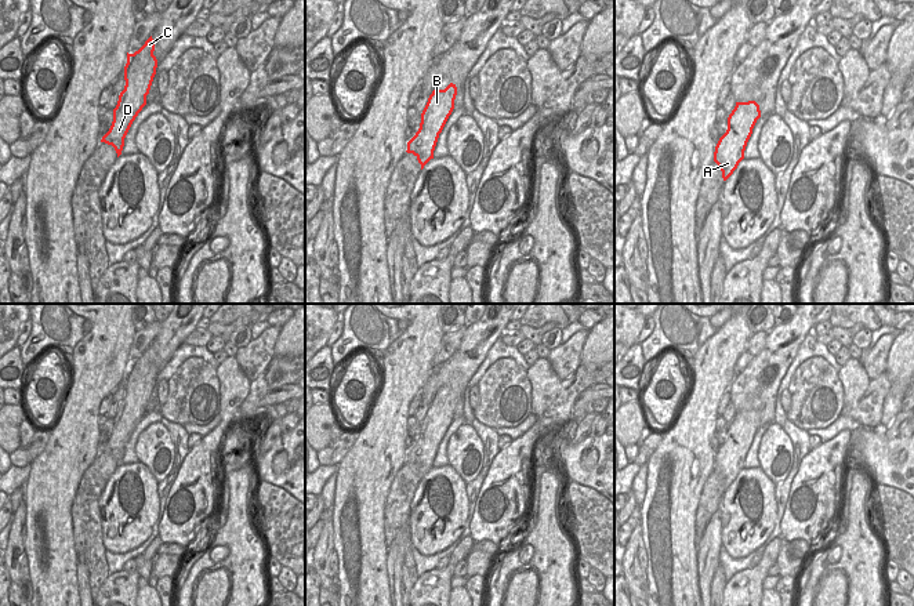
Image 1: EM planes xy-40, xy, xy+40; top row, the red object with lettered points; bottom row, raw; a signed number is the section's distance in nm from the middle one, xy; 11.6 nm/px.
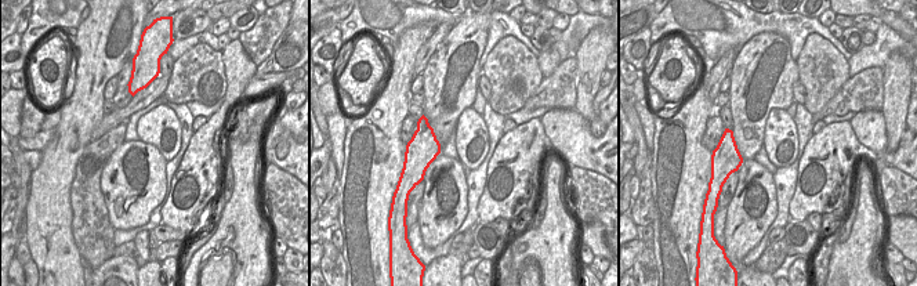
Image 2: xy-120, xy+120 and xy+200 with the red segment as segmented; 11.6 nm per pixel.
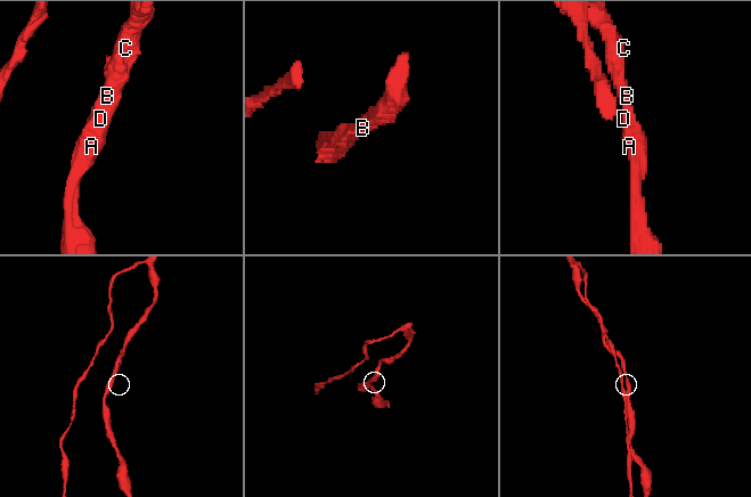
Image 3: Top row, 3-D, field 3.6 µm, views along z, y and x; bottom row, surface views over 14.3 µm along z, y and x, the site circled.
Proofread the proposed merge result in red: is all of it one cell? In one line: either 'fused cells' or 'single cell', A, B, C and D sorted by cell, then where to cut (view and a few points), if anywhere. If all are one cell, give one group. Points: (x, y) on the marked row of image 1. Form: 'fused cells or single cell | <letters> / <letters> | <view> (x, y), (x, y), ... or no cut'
single cell | A B C D | no cut

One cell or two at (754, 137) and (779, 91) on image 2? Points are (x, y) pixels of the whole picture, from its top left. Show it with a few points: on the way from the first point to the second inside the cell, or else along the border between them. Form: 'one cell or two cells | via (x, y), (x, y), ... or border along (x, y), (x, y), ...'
one cell | via (754, 126), (764, 115), (764, 107), (768, 102)

